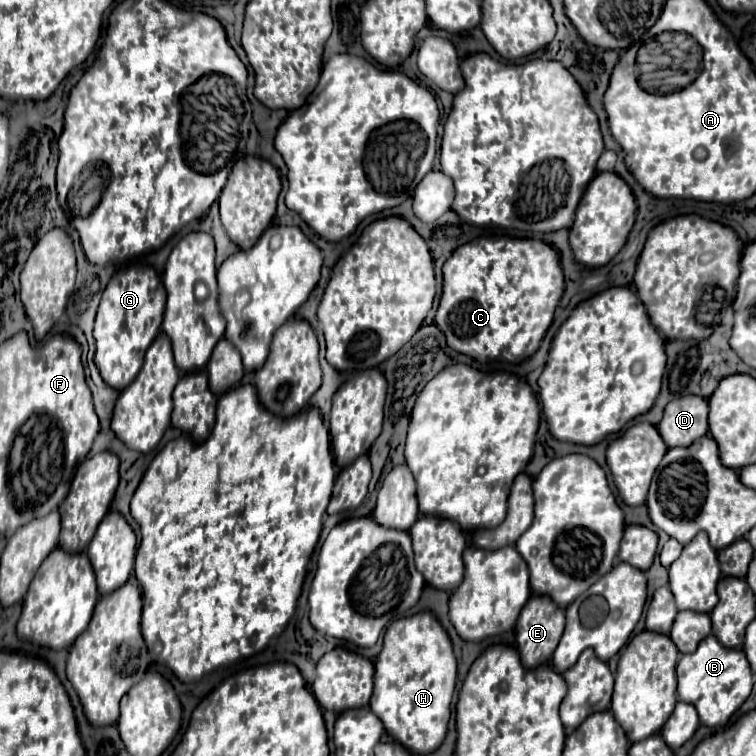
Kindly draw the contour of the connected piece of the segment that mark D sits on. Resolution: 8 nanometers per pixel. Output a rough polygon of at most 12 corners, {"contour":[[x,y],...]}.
{"contour":[[684,395],[666,405],[658,431],[668,447],[708,433],[708,401]]}

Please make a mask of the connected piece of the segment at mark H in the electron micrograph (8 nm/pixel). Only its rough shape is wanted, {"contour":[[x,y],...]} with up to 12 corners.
{"contour":[[430,611],[390,623],[370,709],[414,753],[446,737],[456,685]]}

